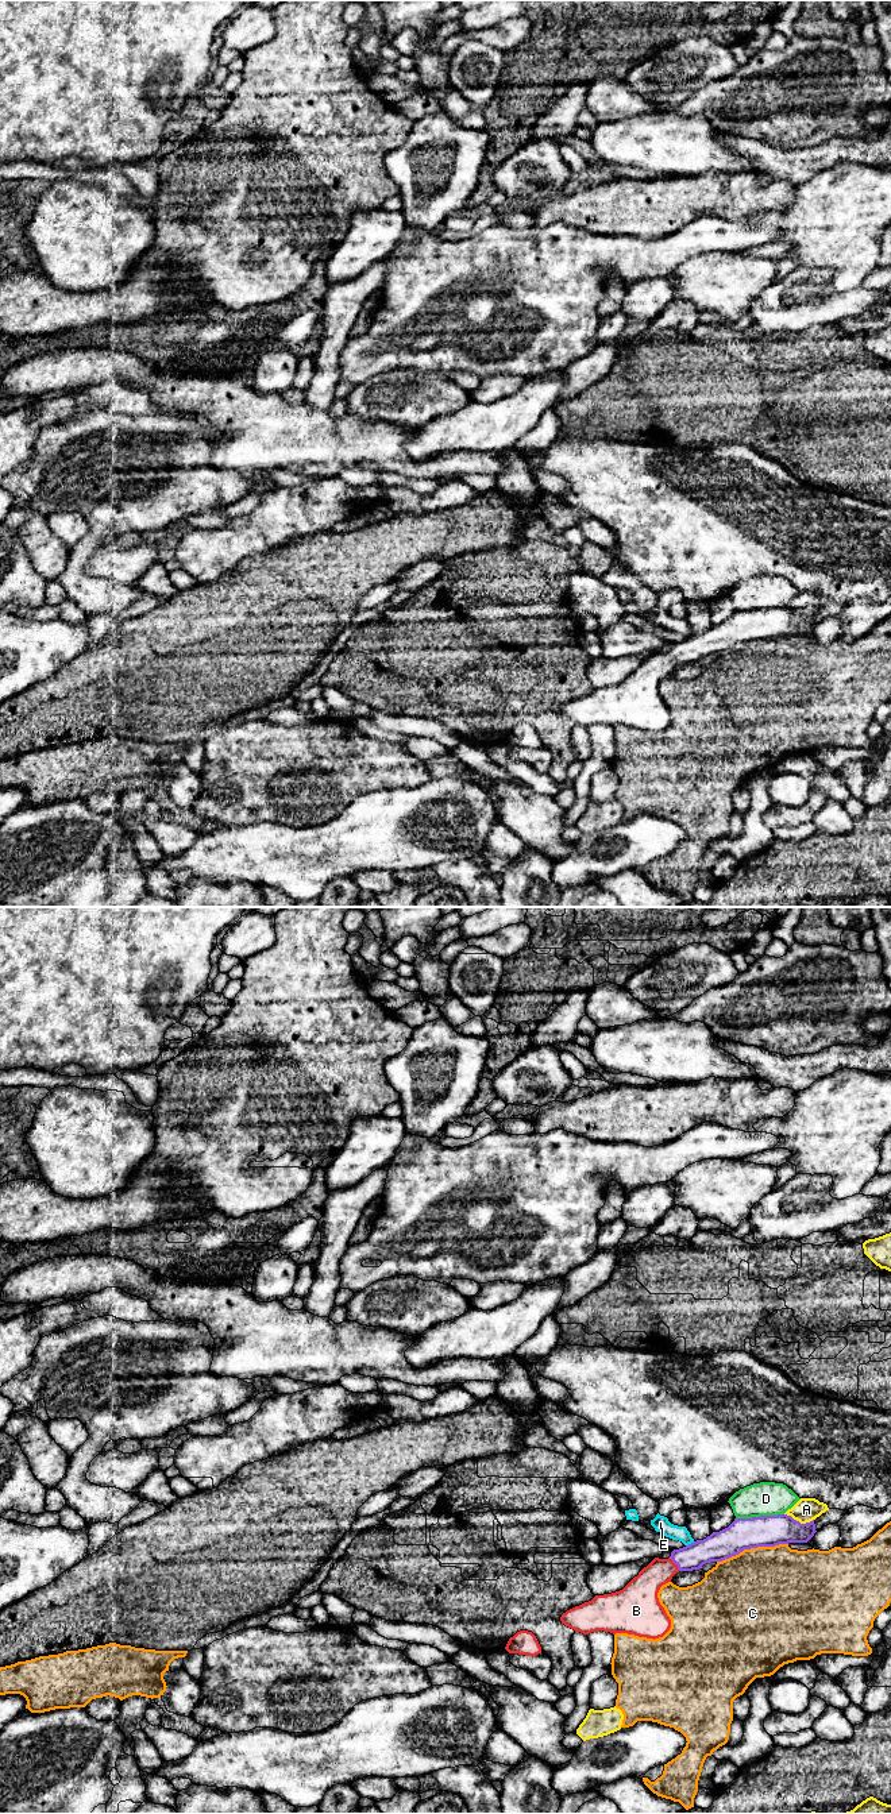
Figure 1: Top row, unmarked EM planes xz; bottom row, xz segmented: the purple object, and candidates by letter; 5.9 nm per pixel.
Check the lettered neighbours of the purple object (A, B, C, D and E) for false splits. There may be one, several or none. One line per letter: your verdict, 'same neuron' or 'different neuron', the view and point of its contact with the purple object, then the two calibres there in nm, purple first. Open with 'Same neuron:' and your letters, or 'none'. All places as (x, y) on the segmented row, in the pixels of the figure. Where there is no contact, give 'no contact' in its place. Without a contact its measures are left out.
Same neuron: B
A: different neuron | xz (798, 1521) | 190/140 nm
B: same neuron | xz (675, 1563) | 160/180 nm
C: different neuron | xz (752, 1547) | 190/480 nm
D: different neuron | xz (760, 1516) | 190/200 nm
E: different neuron | xz (691, 1543) | 170/90 nm

